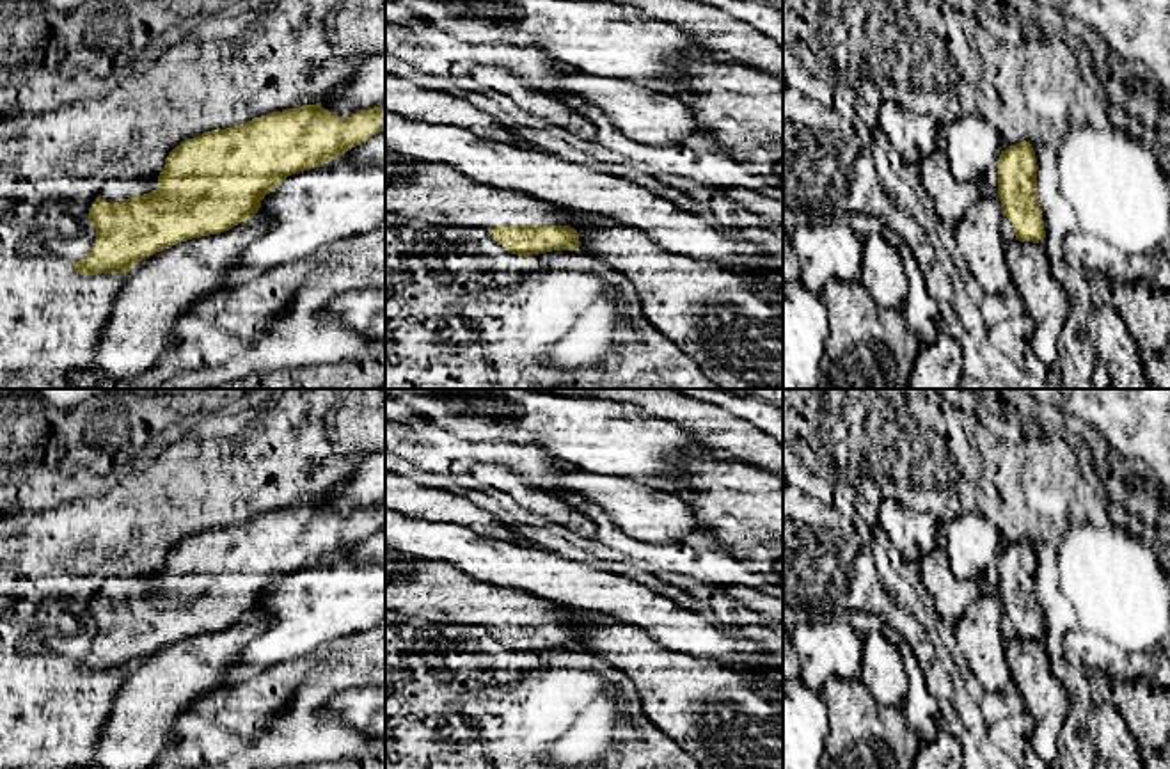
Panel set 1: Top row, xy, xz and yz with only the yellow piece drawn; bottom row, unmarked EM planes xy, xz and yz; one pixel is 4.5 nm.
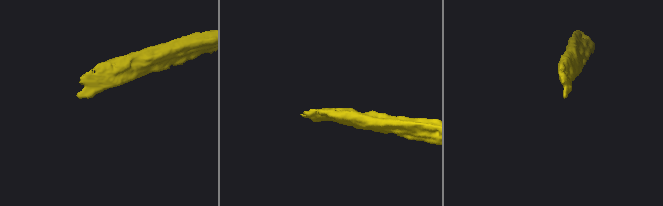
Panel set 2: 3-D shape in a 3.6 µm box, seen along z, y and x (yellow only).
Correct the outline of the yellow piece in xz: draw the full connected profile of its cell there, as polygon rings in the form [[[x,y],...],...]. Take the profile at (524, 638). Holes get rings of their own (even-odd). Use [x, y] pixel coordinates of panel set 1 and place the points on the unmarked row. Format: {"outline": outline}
{"outline": [[[415,559],[407,574],[385,575],[385,609],[417,623],[485,625],[508,650],[524,655],[581,645],[568,623],[581,611],[481,583],[442,561]]]}

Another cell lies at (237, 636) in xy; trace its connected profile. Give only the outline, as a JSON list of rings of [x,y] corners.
[[[252,614],[220,632],[192,636],[138,659],[112,700],[110,714],[94,739],[94,762],[83,769],[151,769],[163,749],[176,742],[174,725],[181,714],[208,693],[224,687],[229,662],[273,620]]]

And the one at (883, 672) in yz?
[[[882,630],[865,638],[859,678],[881,705],[904,705],[909,687],[905,662]]]

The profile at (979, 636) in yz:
[[[982,593],[953,623],[955,645],[985,693],[998,693],[1012,680],[1005,659],[1007,641],[1001,634],[1001,616],[1000,595]]]

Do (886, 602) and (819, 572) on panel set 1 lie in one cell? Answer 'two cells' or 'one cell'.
one cell

